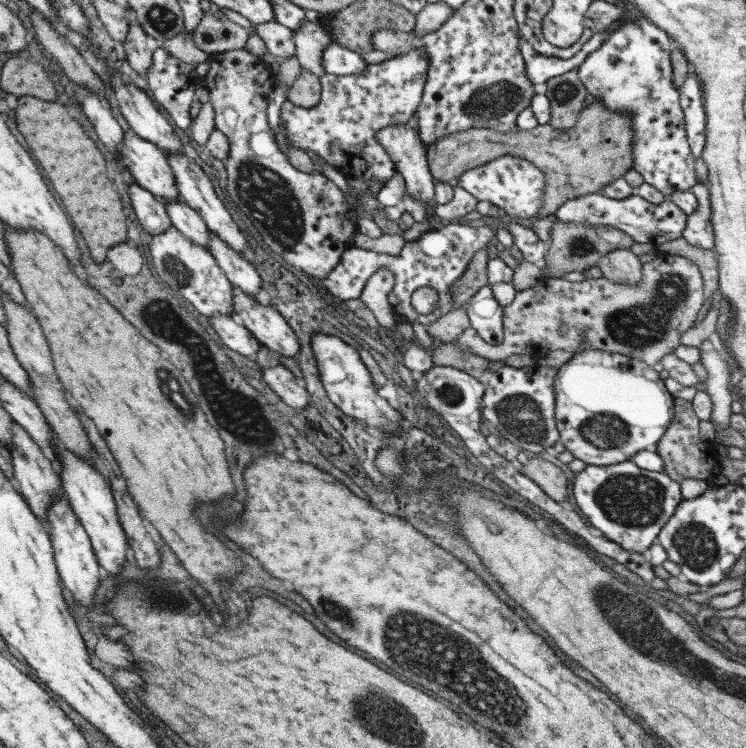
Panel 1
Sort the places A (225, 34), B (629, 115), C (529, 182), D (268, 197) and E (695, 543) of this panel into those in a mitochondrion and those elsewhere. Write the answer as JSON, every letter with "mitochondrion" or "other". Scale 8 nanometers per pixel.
{"A":"other","B":"other","C":"other","D":"mitochondrion","E":"mitochondrion"}

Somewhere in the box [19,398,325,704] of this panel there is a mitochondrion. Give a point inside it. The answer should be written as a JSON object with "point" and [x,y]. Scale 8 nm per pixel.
{"point":[150,596]}

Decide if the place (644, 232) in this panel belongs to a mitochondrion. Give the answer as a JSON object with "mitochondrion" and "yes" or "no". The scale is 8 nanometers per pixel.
{"mitochondrion":"no"}

